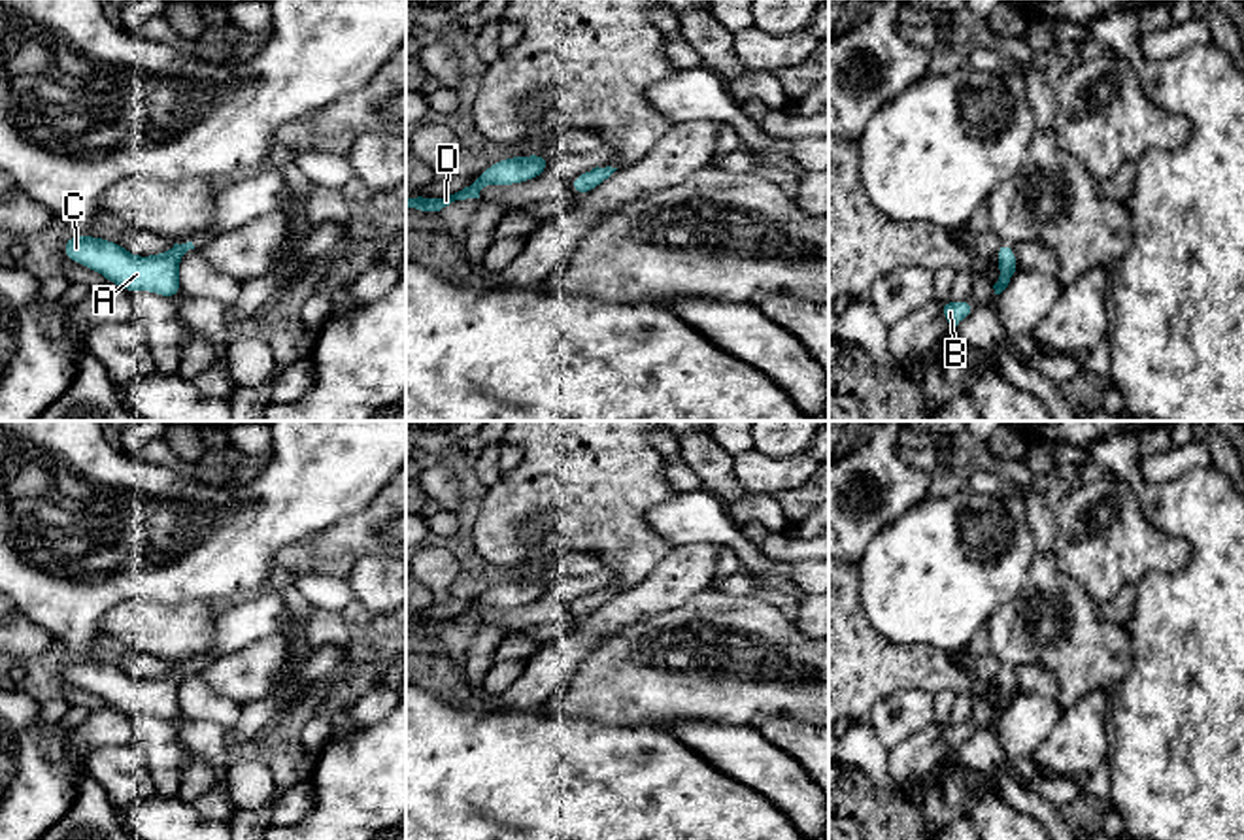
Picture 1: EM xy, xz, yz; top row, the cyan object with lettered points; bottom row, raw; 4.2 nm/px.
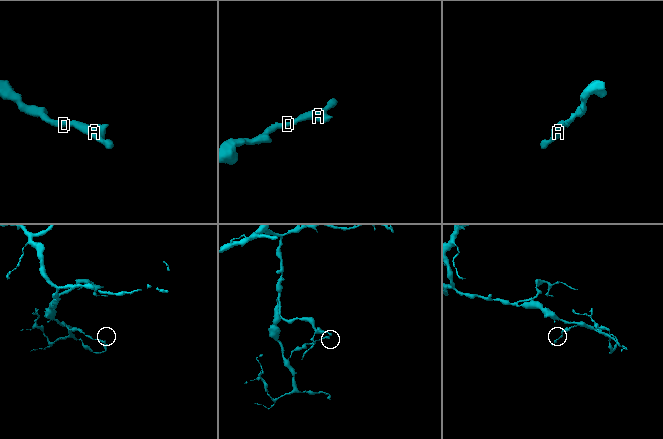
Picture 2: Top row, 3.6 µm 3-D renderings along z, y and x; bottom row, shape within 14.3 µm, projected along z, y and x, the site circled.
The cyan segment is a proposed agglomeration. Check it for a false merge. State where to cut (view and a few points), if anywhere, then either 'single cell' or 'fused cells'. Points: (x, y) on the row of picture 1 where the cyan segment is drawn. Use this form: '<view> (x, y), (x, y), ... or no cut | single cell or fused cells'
no cut | single cell

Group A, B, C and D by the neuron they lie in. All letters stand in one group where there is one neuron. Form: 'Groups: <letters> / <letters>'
Groups: A B C D

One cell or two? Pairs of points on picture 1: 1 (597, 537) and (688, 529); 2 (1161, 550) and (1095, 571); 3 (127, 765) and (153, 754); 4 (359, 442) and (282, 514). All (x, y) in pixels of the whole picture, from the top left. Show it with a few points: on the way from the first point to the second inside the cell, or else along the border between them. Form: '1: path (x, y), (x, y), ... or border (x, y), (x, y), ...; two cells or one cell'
1: border (678, 493), (646, 514), (646, 523), (674, 546); two cells
2: path (1144, 550), (1116, 550), (1112, 554); one cell
3: border (136, 748), (155, 789); two cells
4: path (340, 455), (301, 495); one cell

